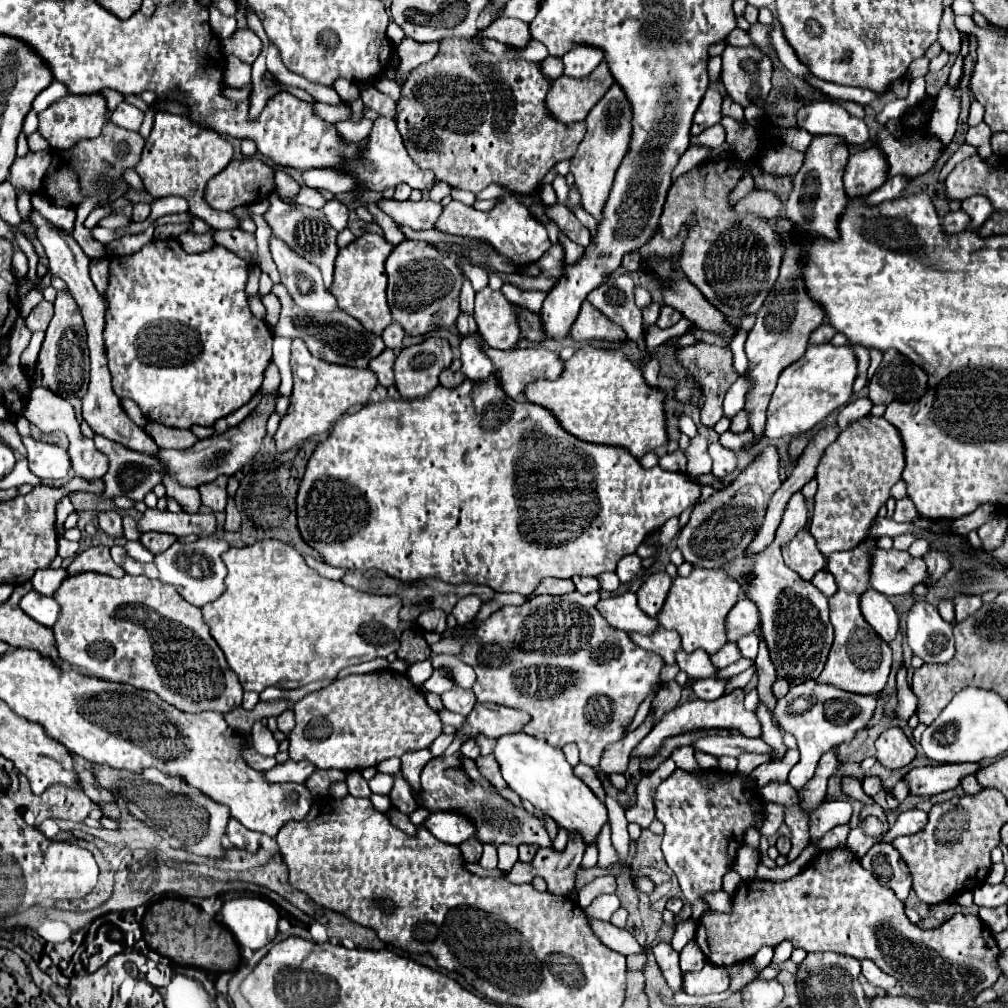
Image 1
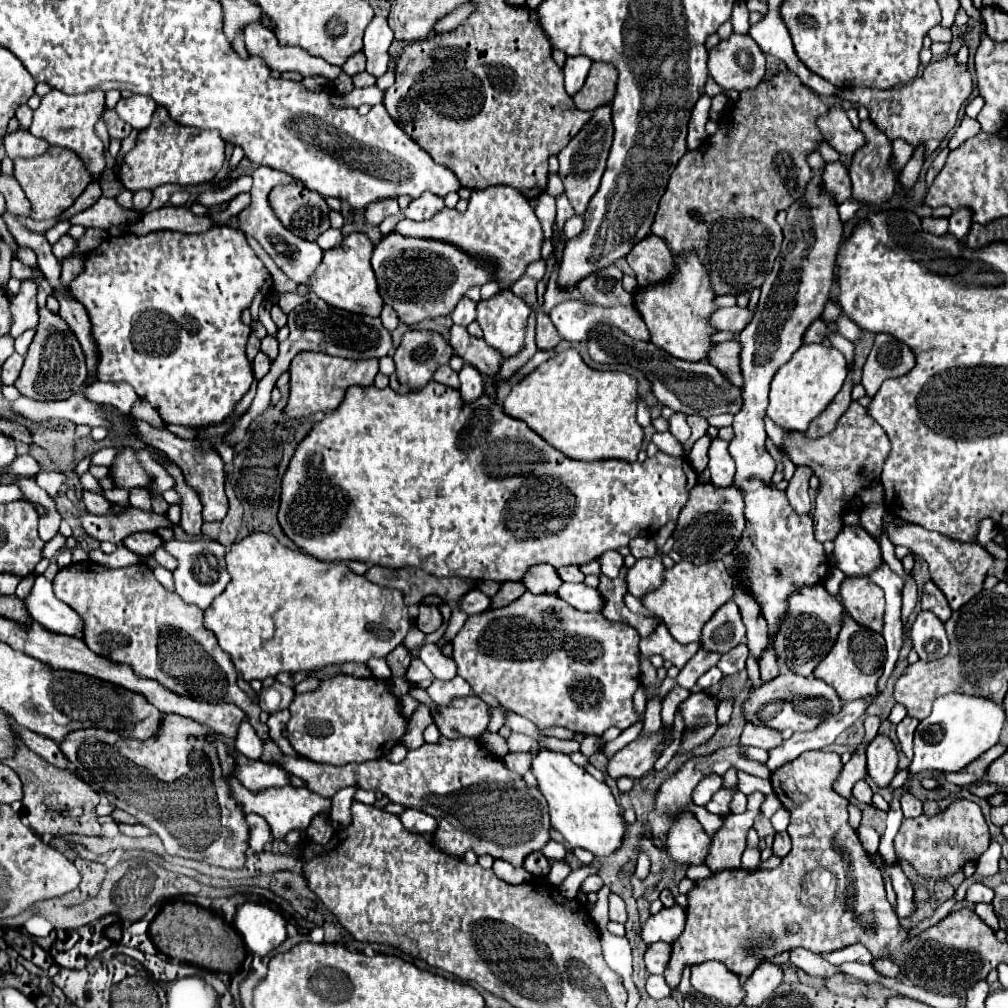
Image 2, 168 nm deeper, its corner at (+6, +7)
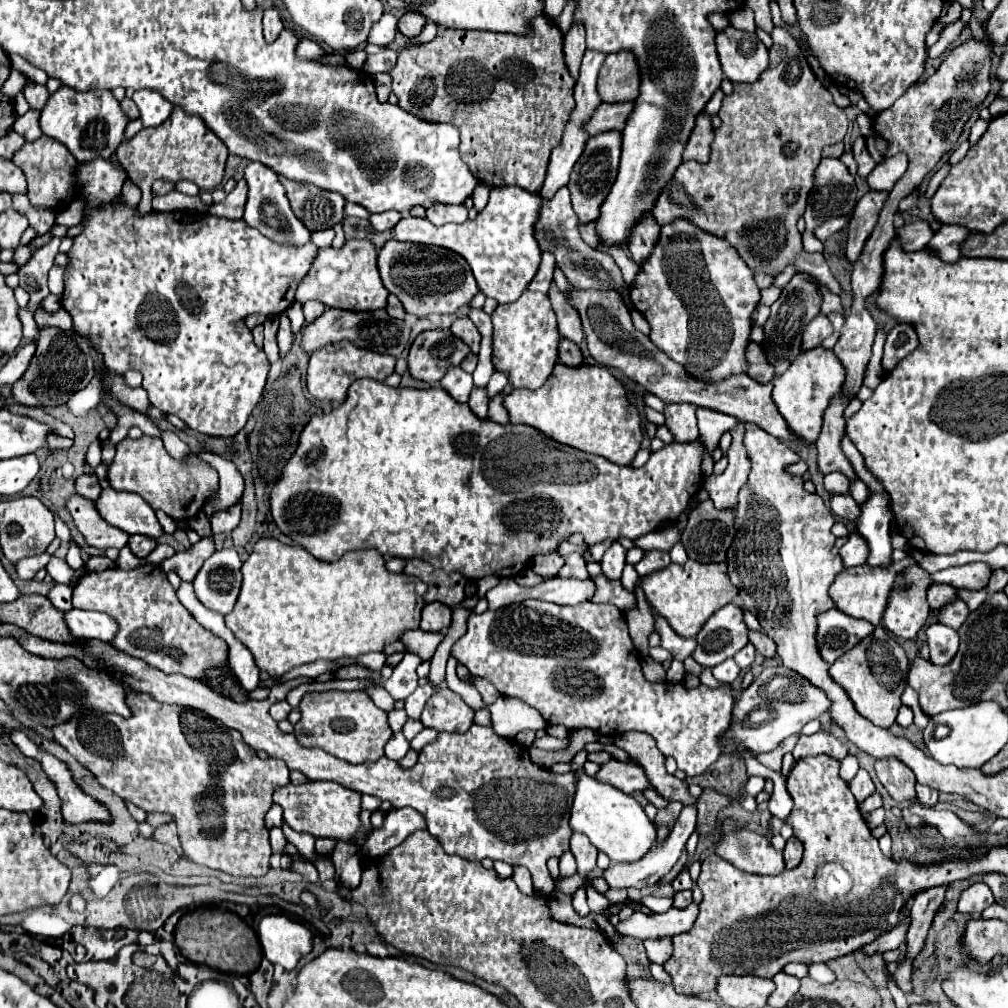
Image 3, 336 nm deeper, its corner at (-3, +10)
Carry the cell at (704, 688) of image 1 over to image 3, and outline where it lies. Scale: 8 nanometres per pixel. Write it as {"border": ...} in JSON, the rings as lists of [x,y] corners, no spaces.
{"border":[[[729,658],[729,660],[725,660],[723,664],[713,666],[711,672],[713,672],[713,676],[715,676],[717,680],[721,680],[721,682],[725,682],[725,684],[731,684],[731,682],[739,676],[739,666],[733,662],[733,658]]]}

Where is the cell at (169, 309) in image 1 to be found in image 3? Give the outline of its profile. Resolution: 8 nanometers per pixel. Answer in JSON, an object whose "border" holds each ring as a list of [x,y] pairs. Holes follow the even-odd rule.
{"border":[[[93,160],[89,164],[79,164],[77,168],[77,186],[79,186],[79,194],[83,194],[89,202],[87,212],[87,226],[85,230],[75,236],[75,244],[69,250],[69,270],[65,274],[65,292],[63,292],[63,308],[73,316],[73,328],[91,338],[93,344],[99,342],[99,350],[103,354],[105,366],[111,374],[125,374],[129,368],[135,368],[143,374],[143,388],[149,394],[149,400],[153,402],[155,408],[159,408],[165,414],[175,414],[177,418],[181,418],[189,428],[201,432],[201,434],[209,434],[209,436],[223,436],[223,438],[231,438],[235,436],[247,422],[247,418],[251,416],[253,408],[257,406],[265,380],[267,380],[267,372],[269,372],[269,362],[263,354],[263,350],[259,350],[253,344],[251,338],[251,330],[245,326],[245,318],[249,314],[265,314],[265,316],[277,316],[283,314],[289,304],[295,302],[295,290],[301,282],[301,278],[309,272],[313,258],[317,256],[317,246],[315,244],[305,244],[305,246],[285,246],[285,244],[275,244],[269,238],[265,238],[259,230],[253,230],[251,226],[247,226],[243,220],[227,220],[227,218],[217,218],[211,214],[195,214],[195,212],[151,212],[145,216],[137,216],[133,208],[125,208],[125,206],[117,206],[117,210],[105,210],[109,208],[109,202],[113,202],[119,192],[121,186],[125,182],[127,174],[123,170],[117,170],[109,160]],[[101,202],[105,204],[103,210],[99,210]],[[91,296],[91,304],[87,306],[85,300],[89,300]]]}

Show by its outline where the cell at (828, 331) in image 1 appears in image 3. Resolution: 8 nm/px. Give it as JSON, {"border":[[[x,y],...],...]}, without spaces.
{"border":[[[819,314],[809,322],[809,326],[803,332],[803,350],[811,350],[819,346],[827,336],[831,336],[831,332],[833,332],[831,322],[827,320],[827,316]]]}

